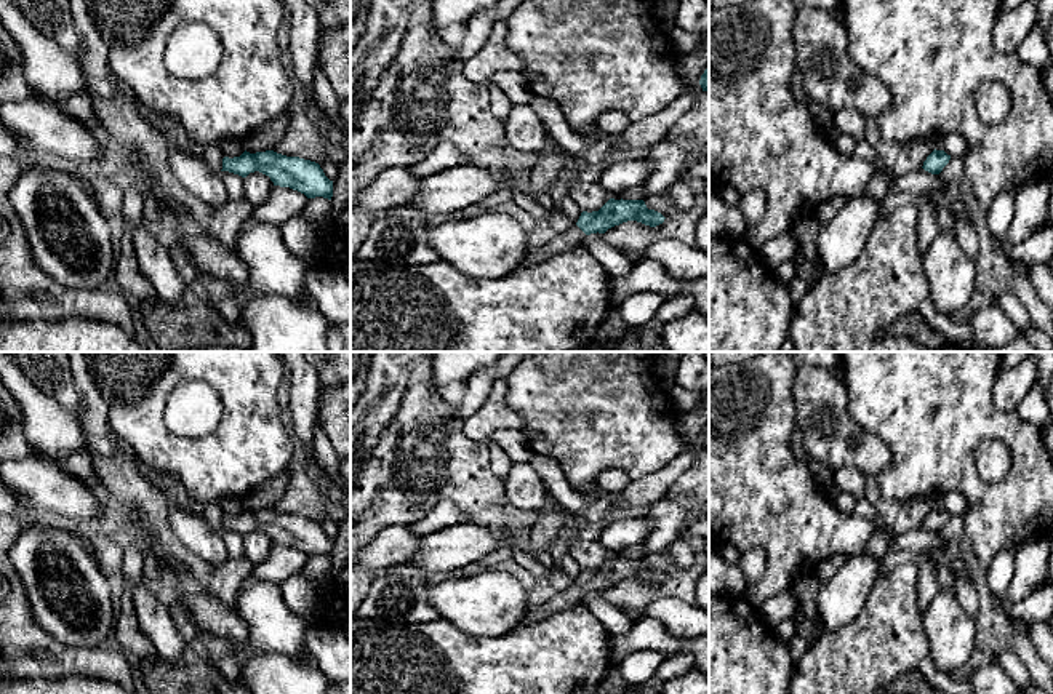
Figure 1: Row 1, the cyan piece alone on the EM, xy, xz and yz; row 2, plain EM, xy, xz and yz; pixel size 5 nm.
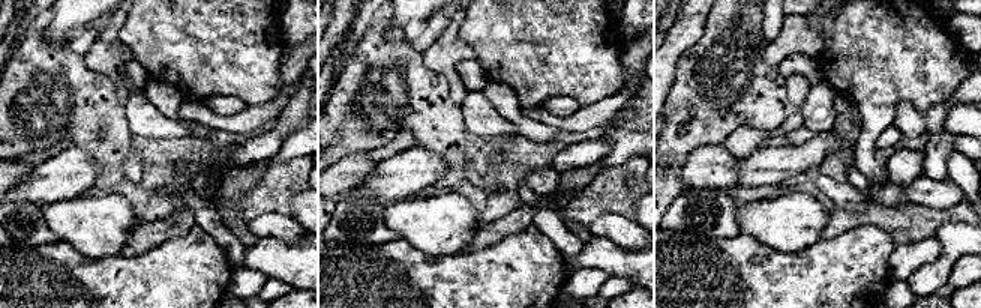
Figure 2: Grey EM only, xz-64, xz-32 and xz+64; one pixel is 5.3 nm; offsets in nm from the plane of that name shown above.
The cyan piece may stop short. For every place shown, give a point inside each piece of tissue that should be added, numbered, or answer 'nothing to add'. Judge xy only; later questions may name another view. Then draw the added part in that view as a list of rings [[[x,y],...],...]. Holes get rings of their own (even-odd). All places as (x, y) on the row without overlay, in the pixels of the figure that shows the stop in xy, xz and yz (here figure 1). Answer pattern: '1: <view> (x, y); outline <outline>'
nothing to add

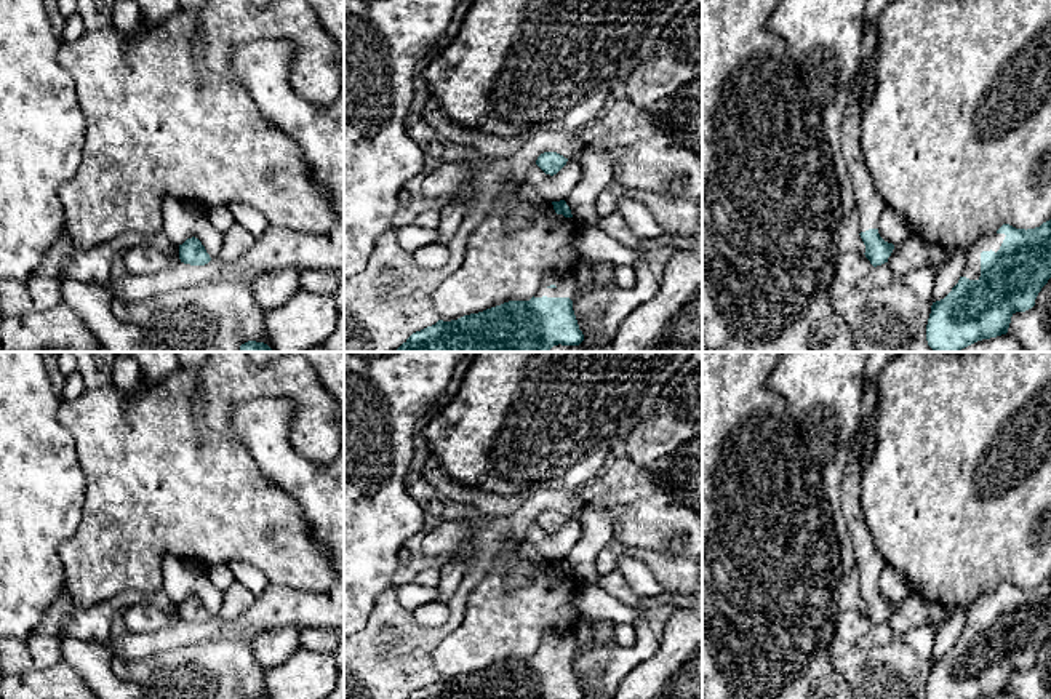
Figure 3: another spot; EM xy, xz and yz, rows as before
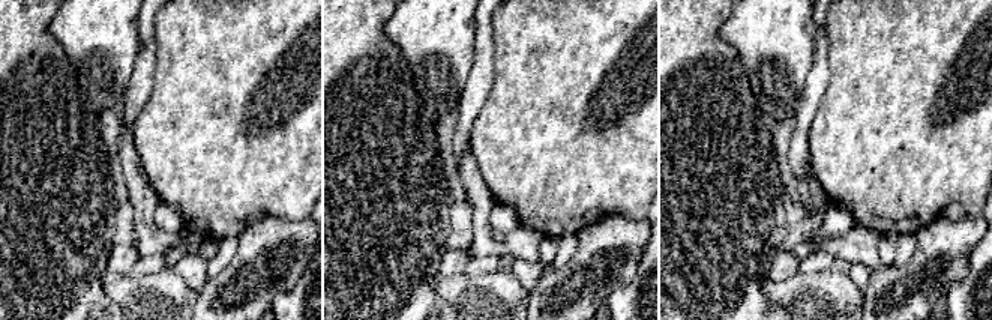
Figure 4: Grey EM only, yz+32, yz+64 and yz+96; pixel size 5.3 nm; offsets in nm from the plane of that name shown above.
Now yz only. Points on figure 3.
1: yz (992, 600); outline [[[992,592],[992,593],[984,593],[981,595],[976,601],[971,603],[966,613],[966,624],[965,624],[965,632],[961,635],[966,635],[969,638],[979,638],[981,635],[981,611],[982,609],[998,609],[1003,598],[1005,592]]]

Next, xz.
1: xz (565, 640); outline [[[545,629],[541,637],[541,645],[534,656],[569,656],[576,653],[574,630]]]

